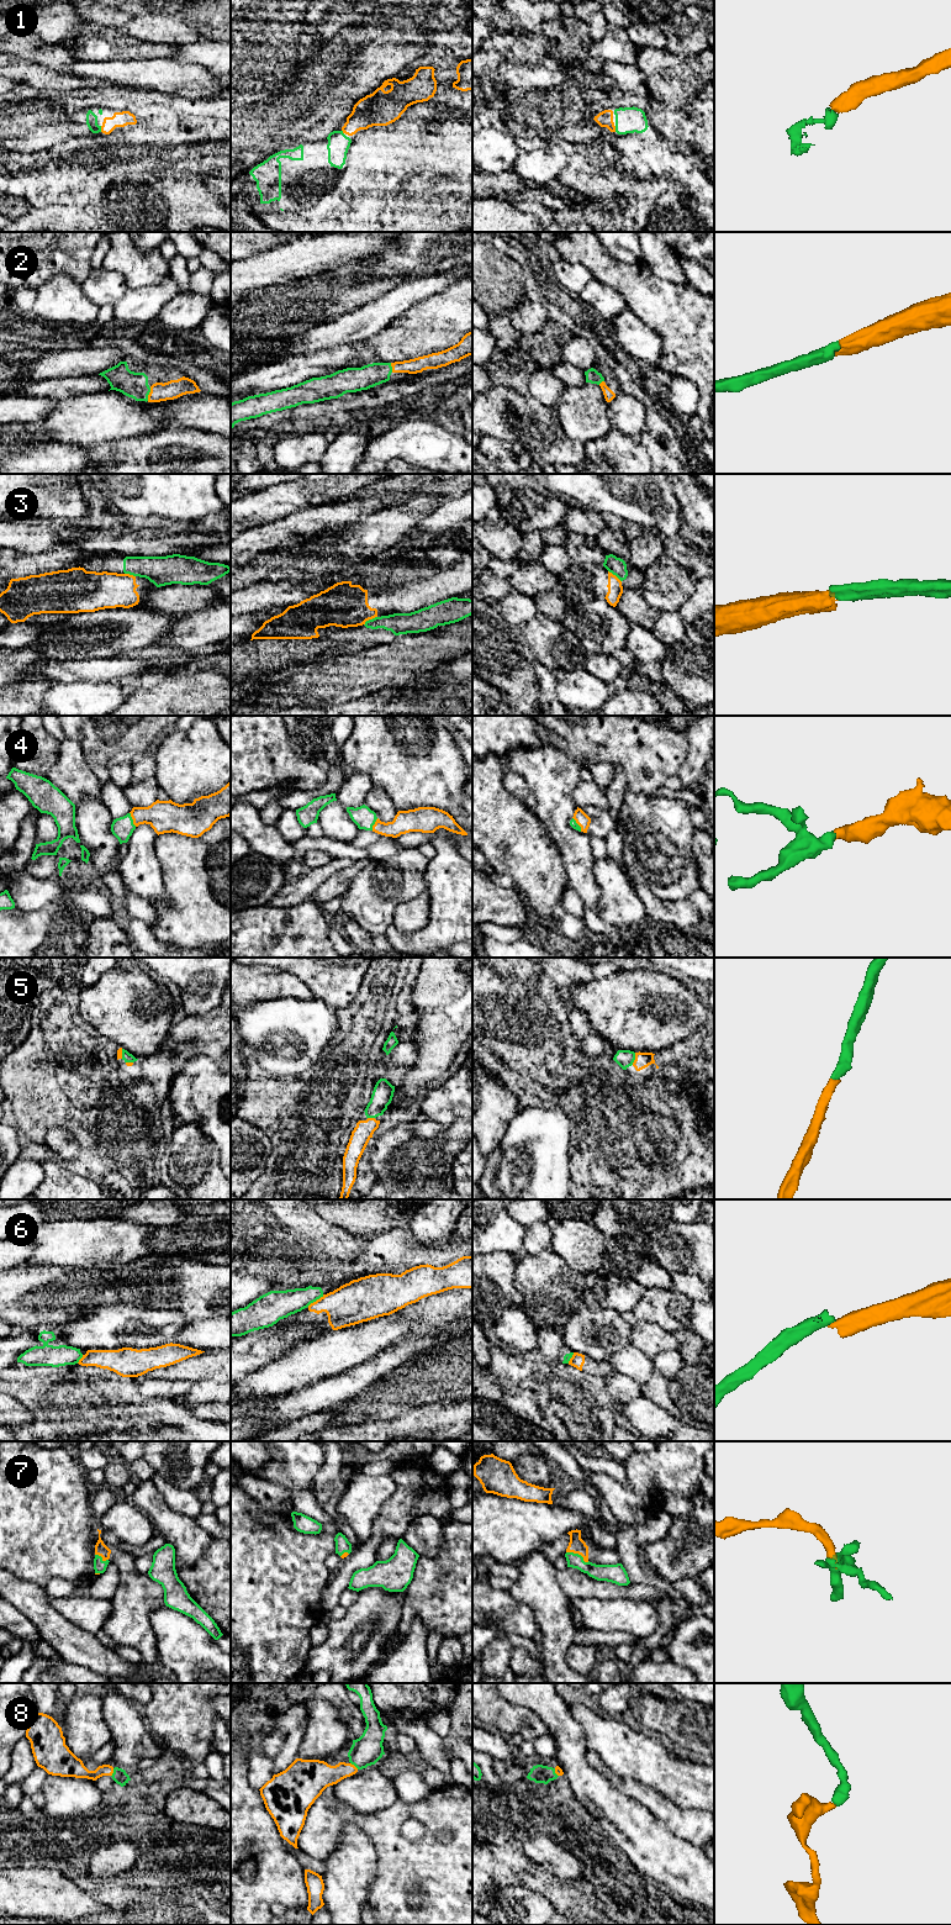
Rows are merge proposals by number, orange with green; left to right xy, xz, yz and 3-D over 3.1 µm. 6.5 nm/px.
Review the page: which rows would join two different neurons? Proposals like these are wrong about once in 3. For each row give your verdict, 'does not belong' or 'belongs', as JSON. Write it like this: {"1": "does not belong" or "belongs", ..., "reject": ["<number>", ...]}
{"1": "belongs", "2": "belongs", "3": "does not belong", "4": "belongs", "5": "belongs", "6": "does not belong", "7": "belongs", "8": "belongs", "reject": ["3", "6"]}

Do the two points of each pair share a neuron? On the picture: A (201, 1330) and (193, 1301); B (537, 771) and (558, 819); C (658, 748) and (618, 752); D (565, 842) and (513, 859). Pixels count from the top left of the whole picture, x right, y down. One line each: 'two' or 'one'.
A: two
B: one
C: one
D: two

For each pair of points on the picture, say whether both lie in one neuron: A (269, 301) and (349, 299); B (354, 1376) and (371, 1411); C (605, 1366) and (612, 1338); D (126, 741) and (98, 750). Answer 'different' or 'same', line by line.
A: same
B: different
C: different
D: same

